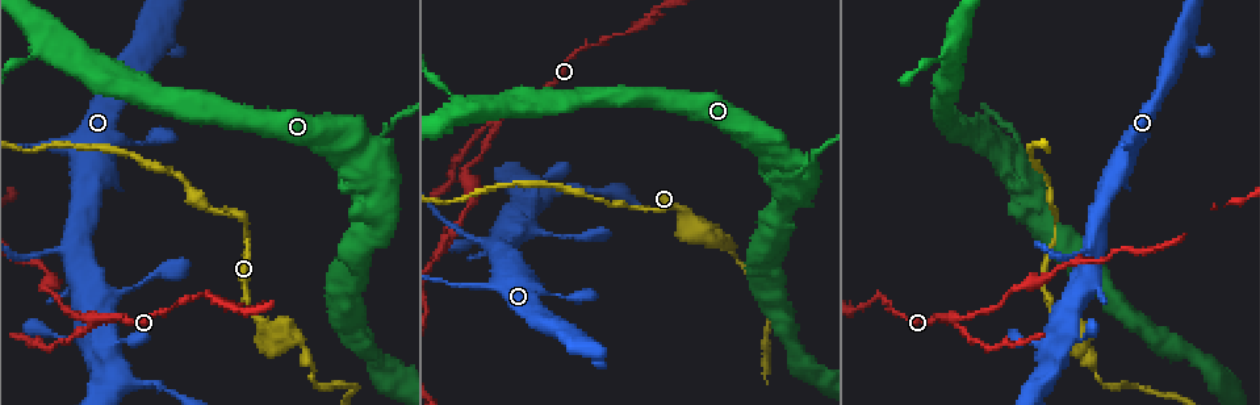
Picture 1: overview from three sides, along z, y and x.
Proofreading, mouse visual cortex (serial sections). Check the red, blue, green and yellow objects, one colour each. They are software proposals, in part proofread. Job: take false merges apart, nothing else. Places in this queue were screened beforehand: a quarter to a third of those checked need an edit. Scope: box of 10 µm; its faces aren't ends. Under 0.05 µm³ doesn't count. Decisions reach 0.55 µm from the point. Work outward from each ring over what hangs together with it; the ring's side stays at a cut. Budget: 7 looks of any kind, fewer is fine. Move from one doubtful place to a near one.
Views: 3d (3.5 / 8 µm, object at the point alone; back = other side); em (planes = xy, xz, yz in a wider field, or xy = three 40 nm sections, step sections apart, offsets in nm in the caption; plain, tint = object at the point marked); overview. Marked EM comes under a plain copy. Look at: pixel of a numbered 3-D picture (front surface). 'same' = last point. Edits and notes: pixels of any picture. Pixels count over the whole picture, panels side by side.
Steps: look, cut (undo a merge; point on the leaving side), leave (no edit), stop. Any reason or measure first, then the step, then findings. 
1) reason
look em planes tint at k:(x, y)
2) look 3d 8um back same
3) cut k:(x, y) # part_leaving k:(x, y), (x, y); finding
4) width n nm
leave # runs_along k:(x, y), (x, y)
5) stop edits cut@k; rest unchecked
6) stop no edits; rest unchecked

two arms in line, one across
look 3d 3.5um at 1:(950, 317)

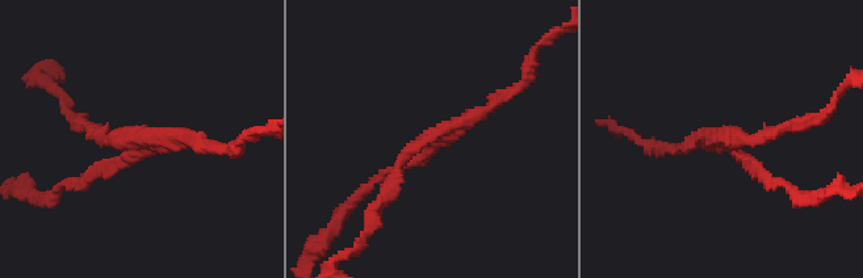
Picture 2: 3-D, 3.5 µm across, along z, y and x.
arms 3; arm_widths 100, 150, 150 nm; now the EM
look em xy step 5 tint at 2:(135, 139)

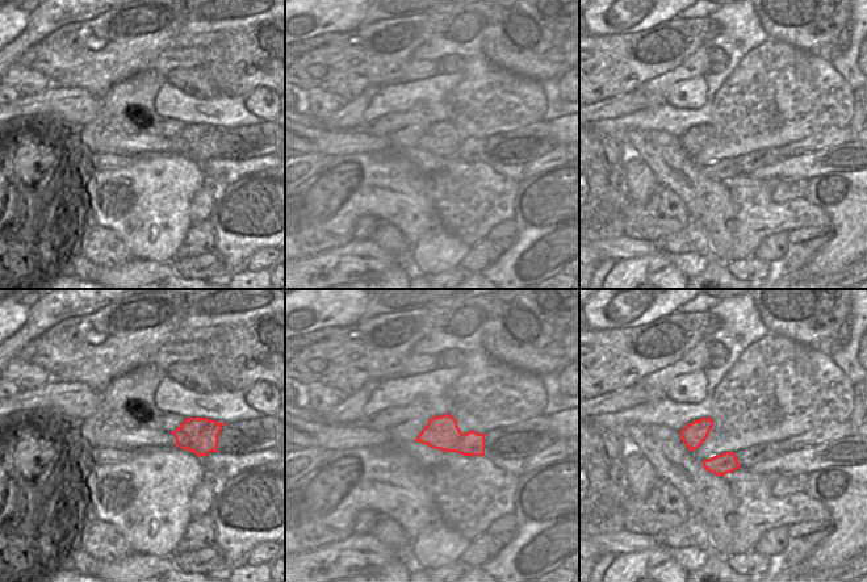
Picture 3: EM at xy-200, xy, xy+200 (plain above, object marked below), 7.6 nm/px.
cut 2:(89, 177) # border 3:(464, 434), (452, 451); two cells meet here

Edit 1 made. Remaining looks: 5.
abrupt turn
look 3d 3.5um back at 1:(663, 212)

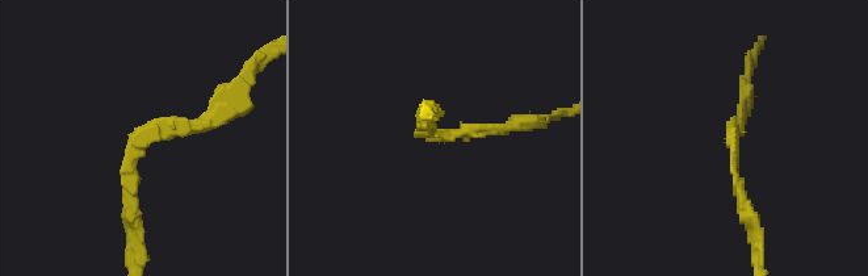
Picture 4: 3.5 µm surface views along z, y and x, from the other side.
arm_widths 150, 150 nm
look em xy step 1 tint at 4:(734, 148)

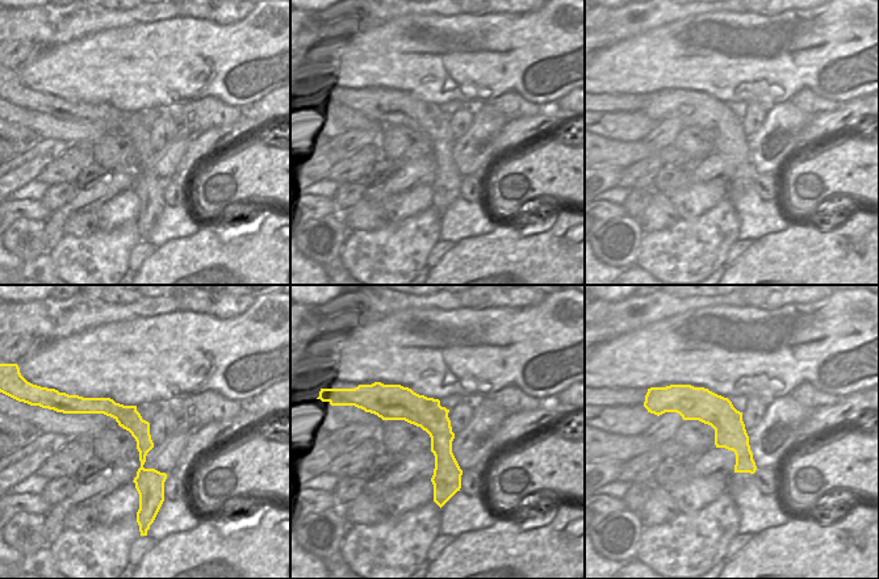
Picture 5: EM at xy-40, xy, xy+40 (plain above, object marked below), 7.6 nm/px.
leave # runs_along 4:(138, 230), (134, 146), (216, 113); all the same cell

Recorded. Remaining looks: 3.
abrupt turn
look 3d 3.5um back at 1:(1021, 158)

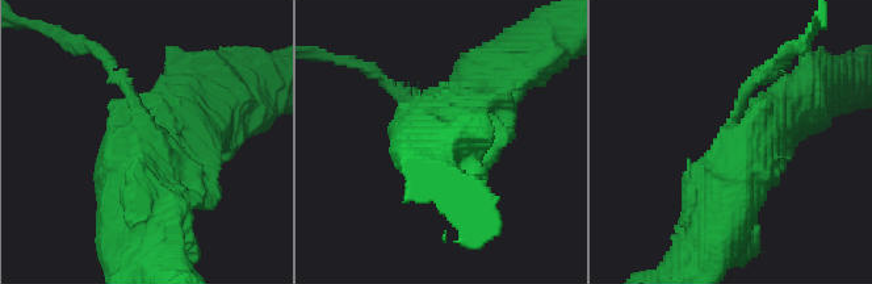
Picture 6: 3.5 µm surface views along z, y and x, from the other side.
shape alone is not enough
look em xy step 5 tint at 6:(144, 133)

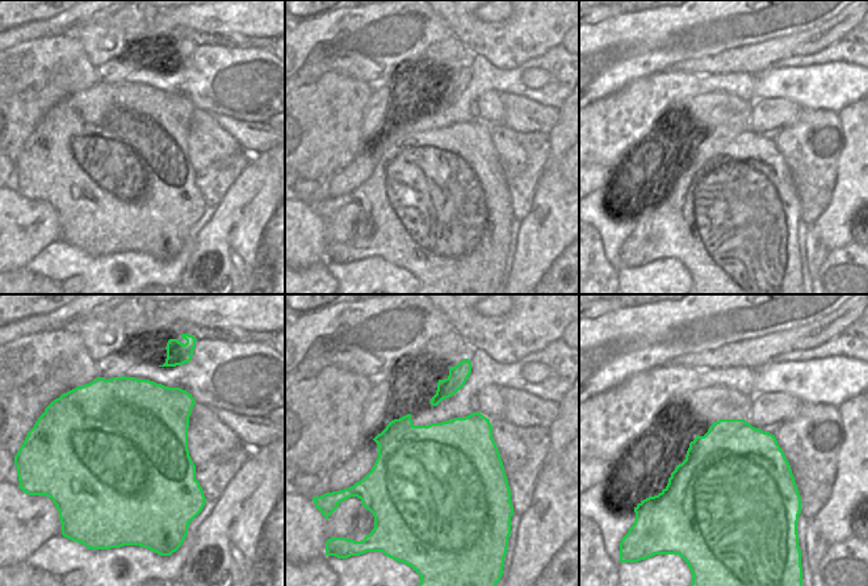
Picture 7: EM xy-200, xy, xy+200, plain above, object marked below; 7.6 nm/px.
width 750 nm
leave # runs_along 6:(764, 136), (697, 264); all the same cell

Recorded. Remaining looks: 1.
stop edits cut@2; rest unchecked

